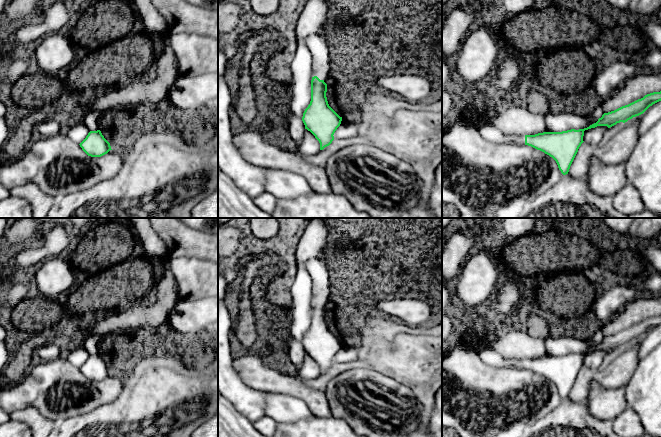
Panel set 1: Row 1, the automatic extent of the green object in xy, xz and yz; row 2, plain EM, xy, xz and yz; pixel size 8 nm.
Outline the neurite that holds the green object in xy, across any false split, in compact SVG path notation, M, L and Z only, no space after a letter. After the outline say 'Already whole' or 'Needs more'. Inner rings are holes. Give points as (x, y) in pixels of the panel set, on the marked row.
M100 130L90 131L79 145L91 157L101 157L112 150L110 143L104 138Z. Already whole

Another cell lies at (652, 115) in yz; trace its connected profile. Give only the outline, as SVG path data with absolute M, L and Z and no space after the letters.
M661 101L650 106L639 117L638 134L643 135L661 119Z

